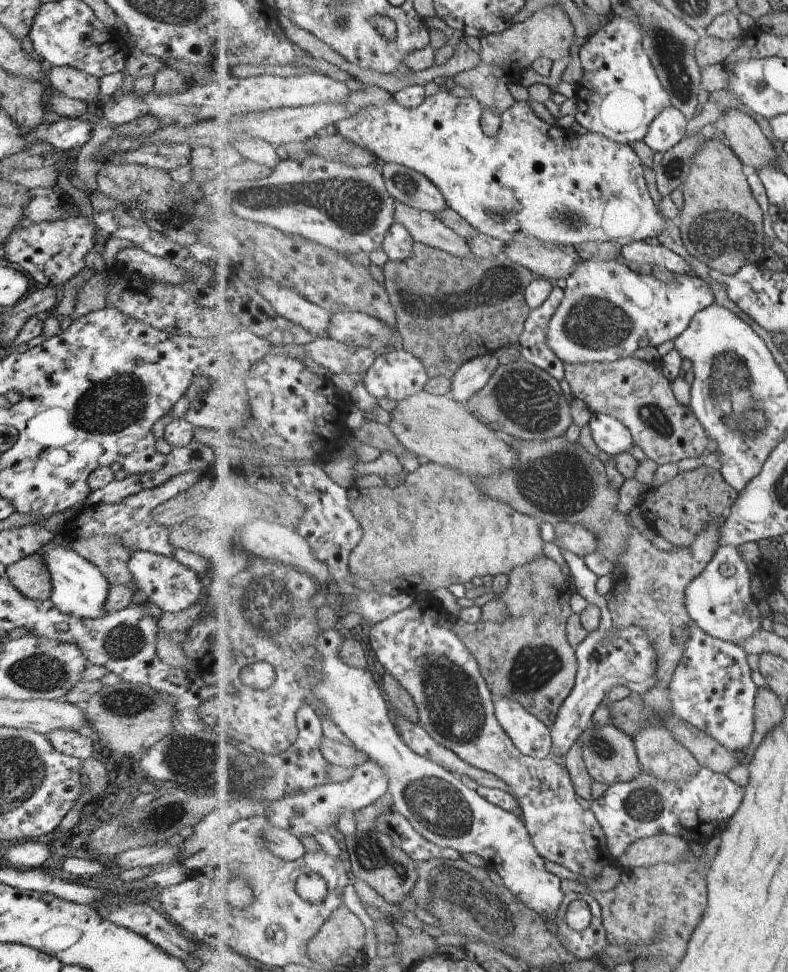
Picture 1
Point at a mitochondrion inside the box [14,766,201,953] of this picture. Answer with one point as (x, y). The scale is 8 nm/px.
(158, 821)

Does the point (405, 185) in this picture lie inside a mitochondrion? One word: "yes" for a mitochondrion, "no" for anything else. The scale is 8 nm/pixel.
yes

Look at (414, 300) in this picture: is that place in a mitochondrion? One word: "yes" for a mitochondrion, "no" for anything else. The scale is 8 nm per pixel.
yes

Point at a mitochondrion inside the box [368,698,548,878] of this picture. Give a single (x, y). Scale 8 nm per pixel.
(437, 806)

